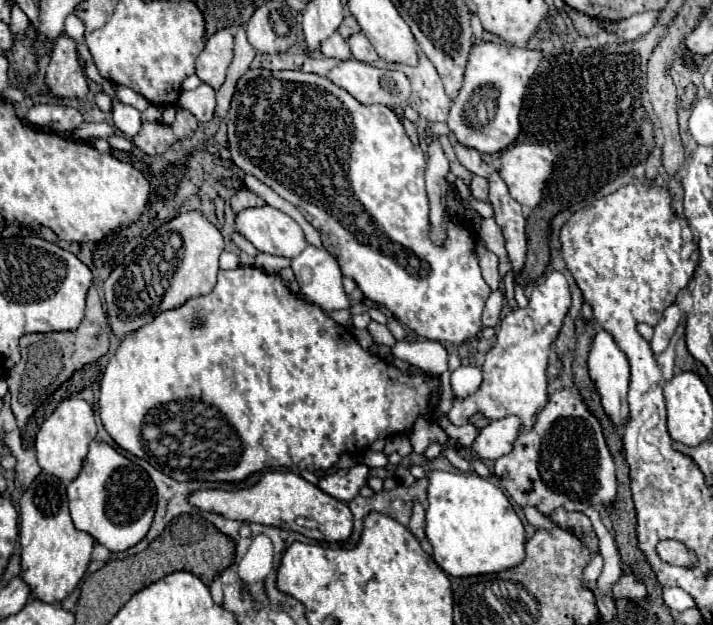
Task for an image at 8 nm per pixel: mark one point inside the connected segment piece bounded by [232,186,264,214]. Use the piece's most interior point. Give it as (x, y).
(243, 198)

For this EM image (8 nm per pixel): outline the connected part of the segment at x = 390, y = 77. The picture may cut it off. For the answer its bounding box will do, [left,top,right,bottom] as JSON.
[326,58,410,108]

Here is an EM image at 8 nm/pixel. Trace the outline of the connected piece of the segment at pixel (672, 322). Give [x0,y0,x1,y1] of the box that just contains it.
[650,304,680,354]

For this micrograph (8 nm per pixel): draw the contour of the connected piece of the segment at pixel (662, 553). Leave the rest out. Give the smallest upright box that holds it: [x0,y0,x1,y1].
[656,540,696,568]

